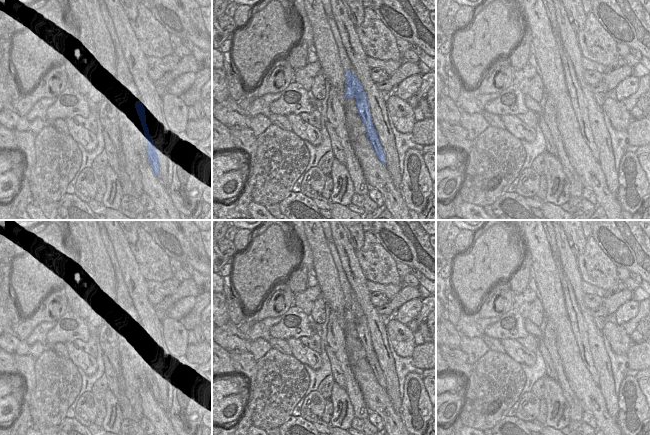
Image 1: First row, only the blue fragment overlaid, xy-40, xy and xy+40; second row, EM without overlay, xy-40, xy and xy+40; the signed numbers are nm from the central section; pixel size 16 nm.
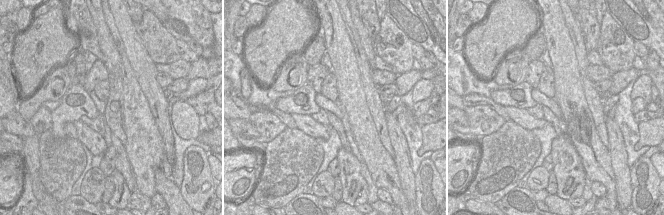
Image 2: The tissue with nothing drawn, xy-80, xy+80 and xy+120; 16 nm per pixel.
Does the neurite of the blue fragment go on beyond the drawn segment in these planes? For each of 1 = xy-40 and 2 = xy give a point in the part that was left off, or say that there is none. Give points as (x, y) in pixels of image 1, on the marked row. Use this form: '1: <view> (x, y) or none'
1: none
2: xy (346, 64)

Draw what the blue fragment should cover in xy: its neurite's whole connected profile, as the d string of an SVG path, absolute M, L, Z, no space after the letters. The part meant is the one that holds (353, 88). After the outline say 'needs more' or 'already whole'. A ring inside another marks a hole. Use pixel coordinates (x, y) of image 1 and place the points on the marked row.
M321 0L324 6L324 11L327 16L328 23L331 27L334 39L338 46L340 62L345 70L345 99L354 98L356 100L356 107L358 113L366 127L366 136L370 141L377 158L384 165L386 164L386 155L379 142L379 138L375 127L372 122L370 107L367 100L366 92L359 79L355 75L355 70L348 58L345 47L343 46L342 39L332 14L330 0Z; needs more

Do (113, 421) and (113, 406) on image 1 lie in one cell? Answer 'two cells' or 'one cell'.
one cell

